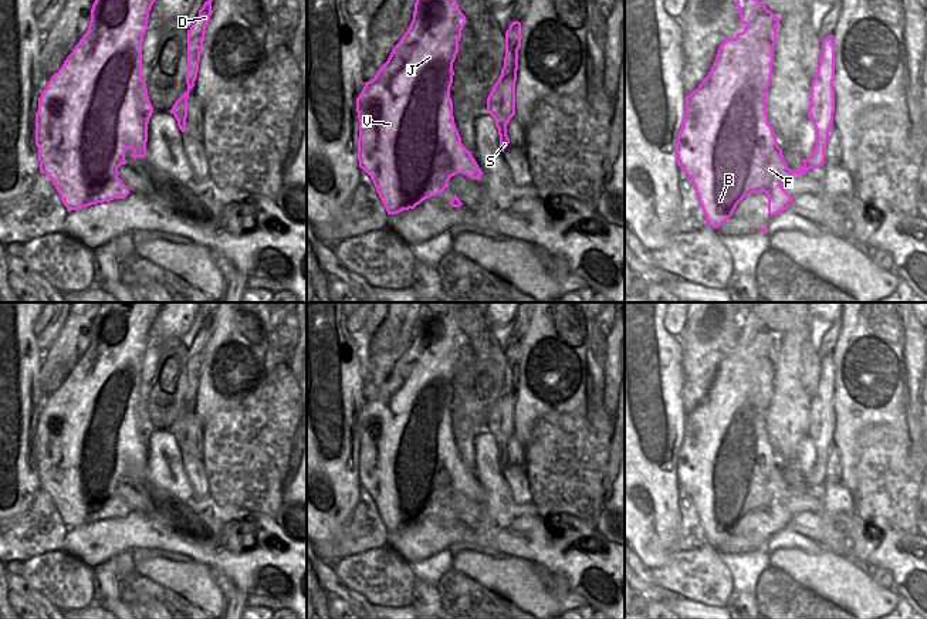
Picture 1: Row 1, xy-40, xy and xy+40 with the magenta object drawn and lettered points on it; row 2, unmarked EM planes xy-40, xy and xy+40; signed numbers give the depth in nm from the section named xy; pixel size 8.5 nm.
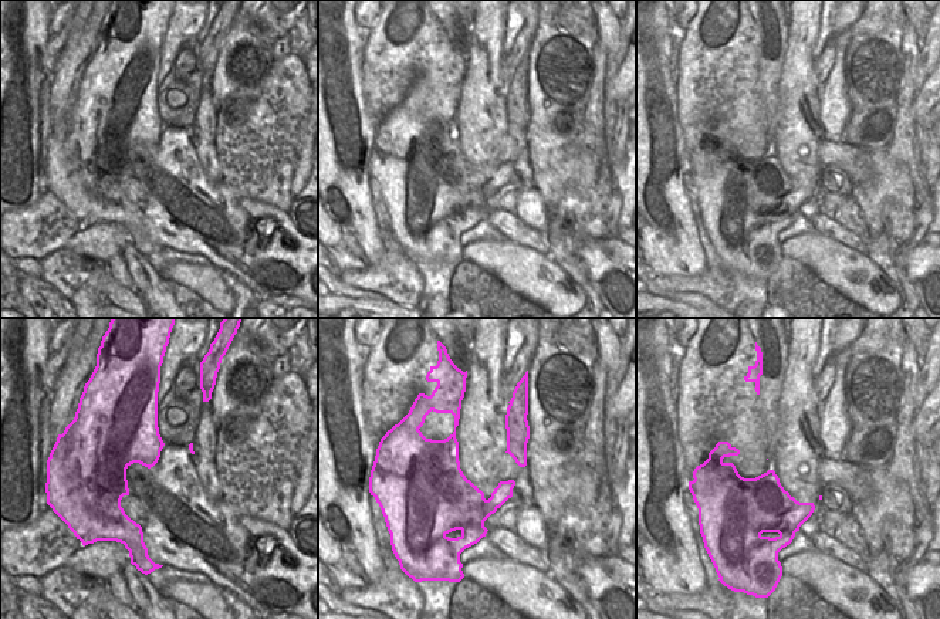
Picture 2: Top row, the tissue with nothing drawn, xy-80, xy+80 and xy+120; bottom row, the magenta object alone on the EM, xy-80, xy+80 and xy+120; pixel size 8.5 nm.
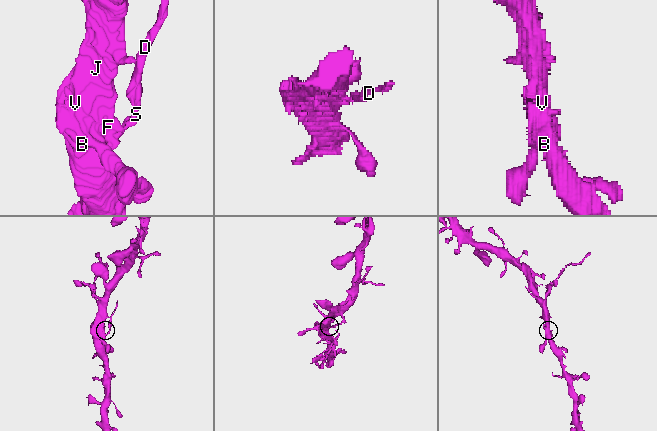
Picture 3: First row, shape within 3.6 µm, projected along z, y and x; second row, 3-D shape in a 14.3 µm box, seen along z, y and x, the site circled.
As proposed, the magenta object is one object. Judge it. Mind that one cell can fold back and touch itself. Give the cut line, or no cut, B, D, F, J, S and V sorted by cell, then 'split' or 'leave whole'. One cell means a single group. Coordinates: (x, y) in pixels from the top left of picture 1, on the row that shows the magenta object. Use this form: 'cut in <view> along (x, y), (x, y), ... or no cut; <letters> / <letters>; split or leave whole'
cut in xy+40 along (828, 132), (816, 135); B F J S V / D; split

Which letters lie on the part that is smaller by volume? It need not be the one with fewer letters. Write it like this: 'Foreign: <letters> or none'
Foreign: D

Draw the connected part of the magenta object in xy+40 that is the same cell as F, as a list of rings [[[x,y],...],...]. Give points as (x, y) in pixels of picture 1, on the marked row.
[[[737,0],[737,7],[744,31],[721,43],[708,75],[686,95],[686,112],[676,143],[677,165],[690,177],[706,223],[713,229],[727,221],[737,204],[752,193],[768,196],[771,217],[788,209],[794,197],[781,183],[823,166],[829,138],[829,133],[816,135],[812,155],[802,159],[803,166],[798,170],[788,168],[767,115],[767,92],[781,18],[759,0]]]

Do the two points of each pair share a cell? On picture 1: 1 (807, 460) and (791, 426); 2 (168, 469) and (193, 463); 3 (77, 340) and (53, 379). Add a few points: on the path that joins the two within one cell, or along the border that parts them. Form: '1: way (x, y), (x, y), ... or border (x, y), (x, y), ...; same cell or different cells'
1: border (807, 435), (797, 447), (794, 462); different cells
2: border (180, 450), (183, 470), (190, 486), (199, 494); different cells
3: way (67, 349), (54, 369); same cell

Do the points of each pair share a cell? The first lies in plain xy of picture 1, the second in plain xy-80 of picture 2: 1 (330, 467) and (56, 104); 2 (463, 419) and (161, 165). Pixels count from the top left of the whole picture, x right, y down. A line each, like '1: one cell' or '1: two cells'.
1: two cells
2: two cells

